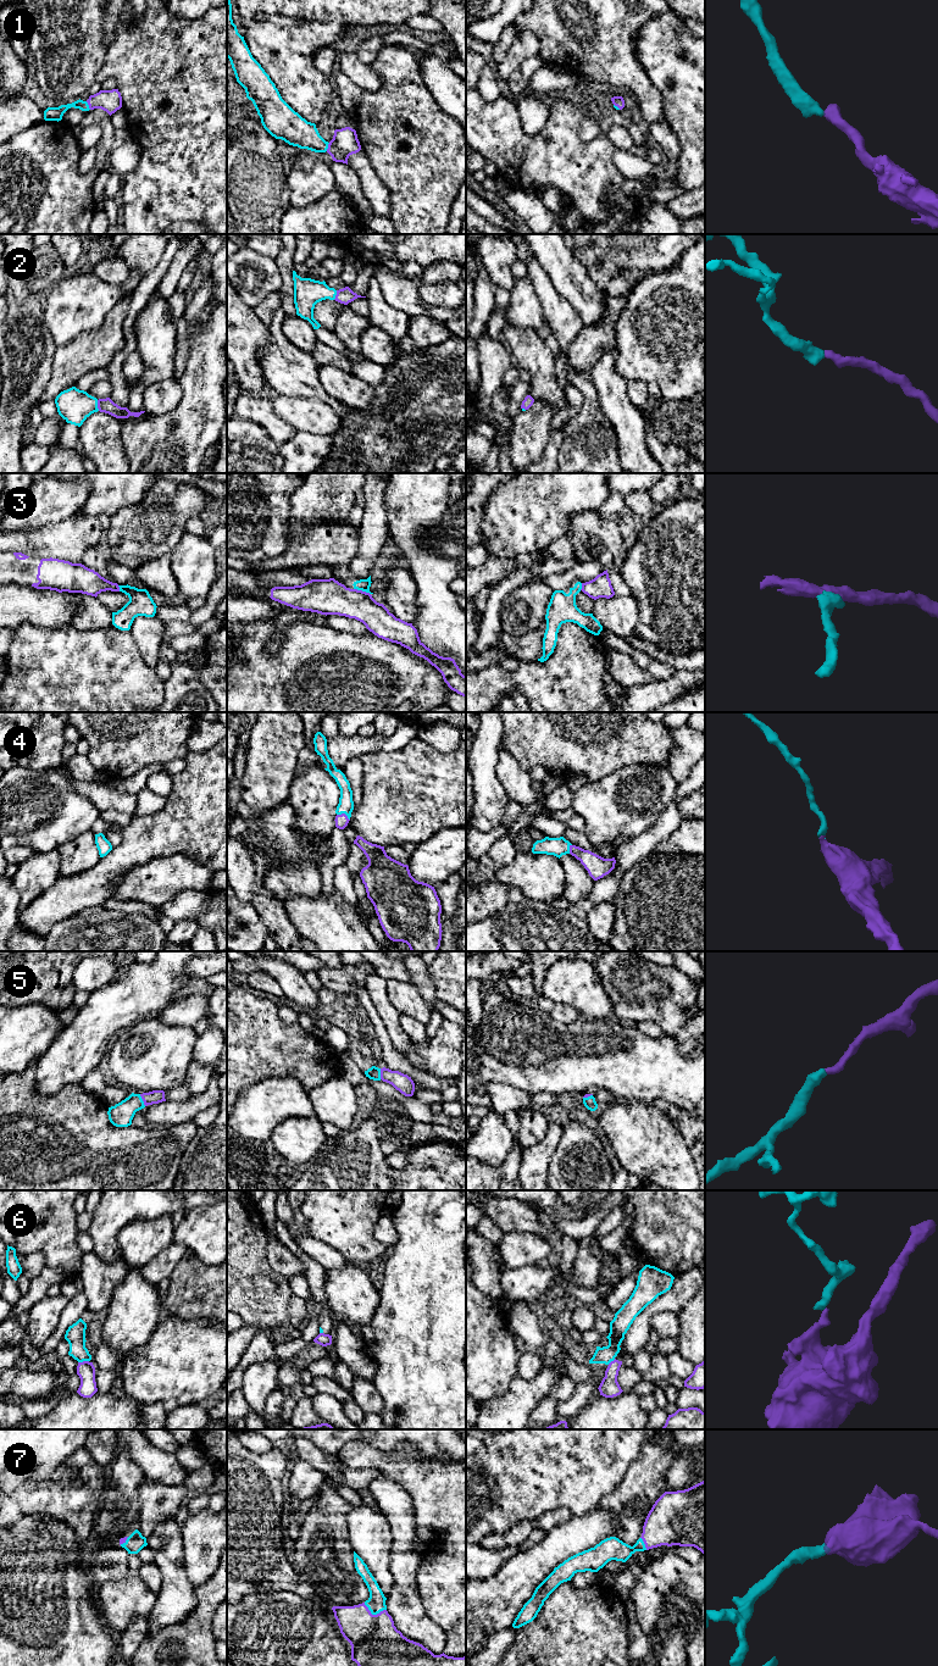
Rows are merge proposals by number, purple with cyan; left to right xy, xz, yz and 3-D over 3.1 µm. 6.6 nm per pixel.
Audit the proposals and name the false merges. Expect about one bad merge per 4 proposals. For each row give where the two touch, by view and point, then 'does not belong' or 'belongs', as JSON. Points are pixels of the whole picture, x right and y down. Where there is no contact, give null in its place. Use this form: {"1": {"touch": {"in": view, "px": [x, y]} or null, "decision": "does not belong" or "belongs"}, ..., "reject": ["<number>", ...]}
{"1": {"touch": {"in": "xy", "px": [88, 104]}, "decision": "belongs"}, "2": {"touch": {"in": "xy", "px": [98, 405]}, "decision": "belongs"}, "3": {"touch": {"in": "xz", "px": [361, 590]}, "decision": "does not belong"}, "4": {"touch": {"in": "xz", "px": [344, 814]}, "decision": "belongs"}, "5": {"touch": {"in": "xy", "px": [143, 1100]}, "decision": "belongs"}, "6": {"touch": {"in": "xy", "px": [83, 1361]}, "decision": "belongs"}, "7": {"touch": {"in": "xz", "px": [373, 1615]}, "decision": "belongs"}, "reject": ["3"]}

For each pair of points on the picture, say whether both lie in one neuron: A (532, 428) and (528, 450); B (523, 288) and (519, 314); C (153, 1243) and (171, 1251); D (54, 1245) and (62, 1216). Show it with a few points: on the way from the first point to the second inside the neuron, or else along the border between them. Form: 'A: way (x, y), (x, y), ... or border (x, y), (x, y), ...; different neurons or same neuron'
A: way (529, 433), (528, 445); same neuron
B: way (523, 294), (523, 307); same neuron
C: border (172, 1242), (143, 1266); different neurons
D: way (54, 1238), (55, 1223); same neuron

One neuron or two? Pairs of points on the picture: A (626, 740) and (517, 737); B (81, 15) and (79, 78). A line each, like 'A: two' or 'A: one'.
A: one
B: one

